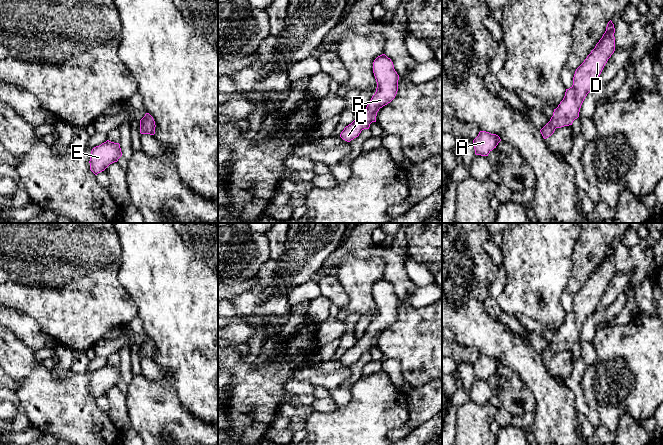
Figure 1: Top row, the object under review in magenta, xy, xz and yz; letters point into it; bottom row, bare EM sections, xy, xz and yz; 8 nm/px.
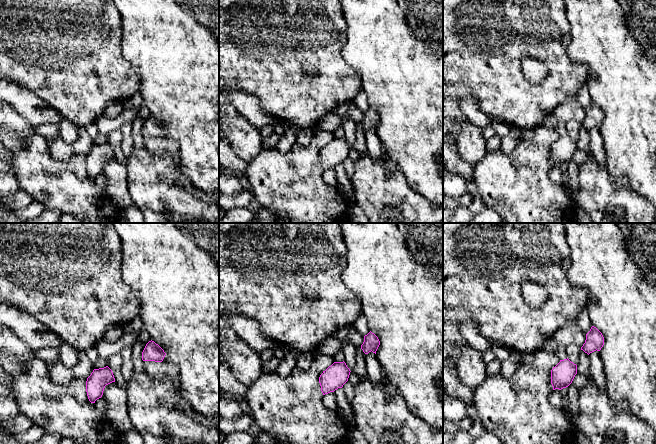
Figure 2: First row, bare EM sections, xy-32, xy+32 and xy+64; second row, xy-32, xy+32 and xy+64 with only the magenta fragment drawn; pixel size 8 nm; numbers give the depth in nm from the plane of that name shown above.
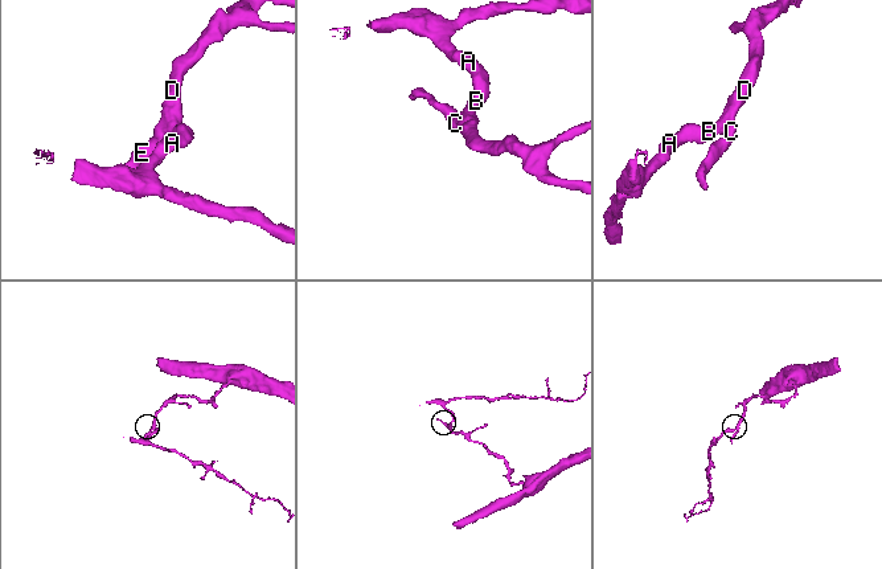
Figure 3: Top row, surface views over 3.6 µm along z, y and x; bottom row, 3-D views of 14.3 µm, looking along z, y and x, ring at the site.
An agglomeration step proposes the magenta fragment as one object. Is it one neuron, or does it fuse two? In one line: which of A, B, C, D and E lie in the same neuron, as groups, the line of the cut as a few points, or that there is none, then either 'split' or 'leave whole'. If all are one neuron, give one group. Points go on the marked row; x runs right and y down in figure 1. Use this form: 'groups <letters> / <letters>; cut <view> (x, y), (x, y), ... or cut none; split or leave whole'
groups A B C D E; cut none; leave whole

